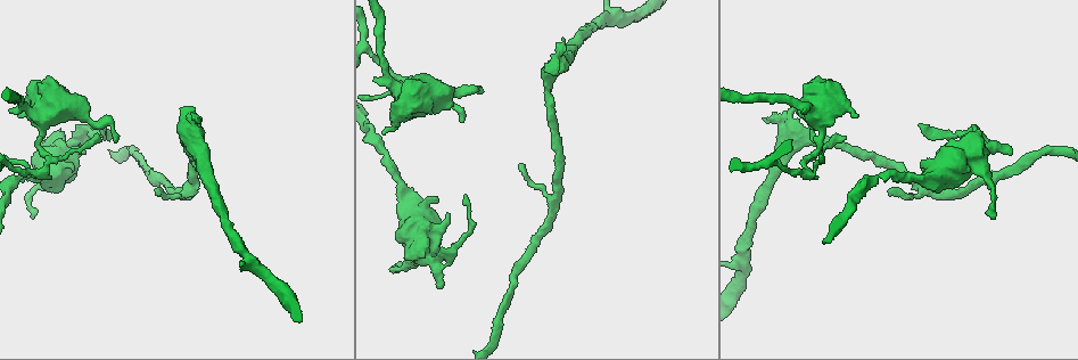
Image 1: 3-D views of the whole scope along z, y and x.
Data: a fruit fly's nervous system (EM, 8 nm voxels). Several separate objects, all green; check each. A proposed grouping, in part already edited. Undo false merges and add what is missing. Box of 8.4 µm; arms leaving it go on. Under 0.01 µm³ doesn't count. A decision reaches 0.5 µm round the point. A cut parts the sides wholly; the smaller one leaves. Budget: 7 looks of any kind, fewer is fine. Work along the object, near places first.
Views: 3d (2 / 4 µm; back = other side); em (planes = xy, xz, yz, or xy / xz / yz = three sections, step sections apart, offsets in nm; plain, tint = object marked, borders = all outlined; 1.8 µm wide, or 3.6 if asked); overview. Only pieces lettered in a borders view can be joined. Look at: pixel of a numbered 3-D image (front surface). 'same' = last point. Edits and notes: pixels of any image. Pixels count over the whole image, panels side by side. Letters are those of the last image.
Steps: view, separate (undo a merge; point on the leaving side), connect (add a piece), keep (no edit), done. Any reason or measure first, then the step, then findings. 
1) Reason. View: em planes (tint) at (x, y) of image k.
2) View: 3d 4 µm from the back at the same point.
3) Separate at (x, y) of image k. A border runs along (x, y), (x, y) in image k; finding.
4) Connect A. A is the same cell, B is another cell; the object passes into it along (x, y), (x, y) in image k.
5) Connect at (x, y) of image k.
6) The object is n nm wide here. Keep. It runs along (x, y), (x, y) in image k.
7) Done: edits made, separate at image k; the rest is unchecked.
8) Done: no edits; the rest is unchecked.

Abrupt turn. View: 3d 4 µm at (813, 156) of image 1.

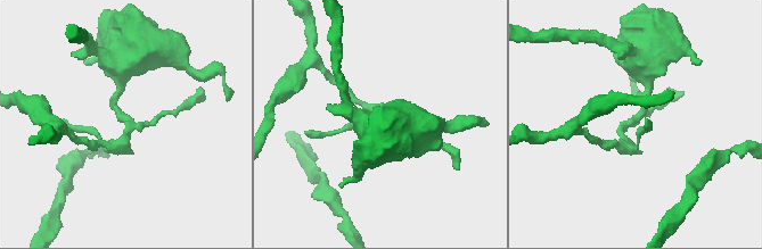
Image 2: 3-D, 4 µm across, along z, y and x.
View: em planes (plain) at (125, 120) of image 2.

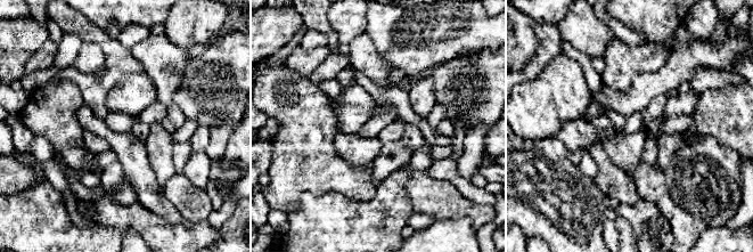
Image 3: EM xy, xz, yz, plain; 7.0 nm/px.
View: em planes (borders) at the same point.

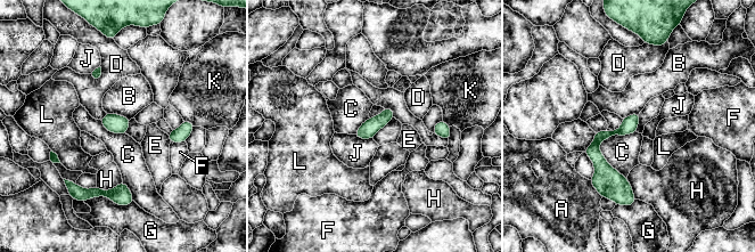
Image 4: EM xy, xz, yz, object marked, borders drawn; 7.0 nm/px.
The object is 110 nm wide here; the longest contact is with C, 360 nm. Separate at (605, 176) of image 4. A, B, C, D, E, F, G, H, J, K and L are other cells; two neurons meet here.

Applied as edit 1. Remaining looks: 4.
View: overview.

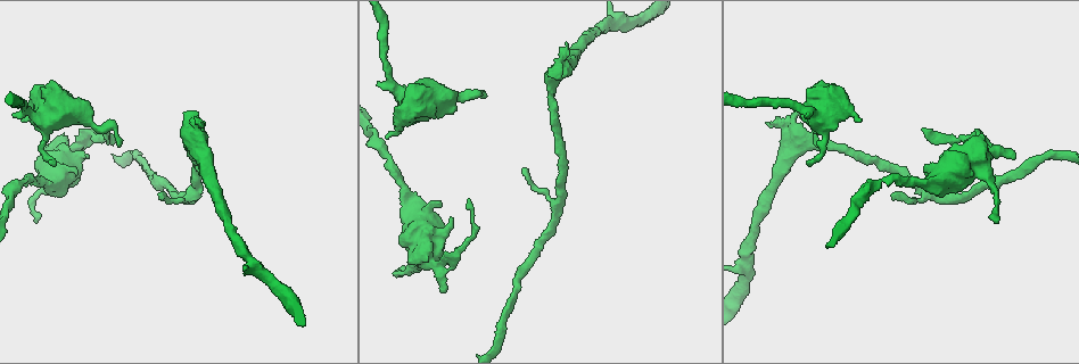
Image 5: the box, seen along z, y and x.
Free end. View: em 3.6 µm xz step 16 (plain) at (568, 44) of image 5.

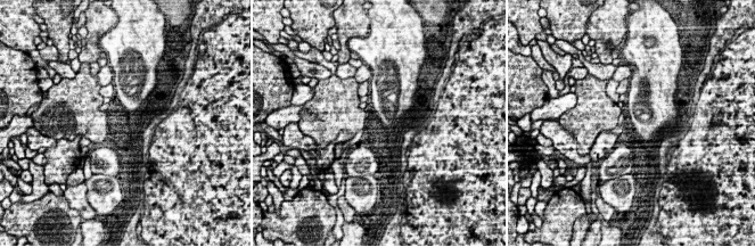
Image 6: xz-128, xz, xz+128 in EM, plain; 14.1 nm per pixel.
What lies round it. View: em 3.6 µm xz step 16 (borders) at the same point.

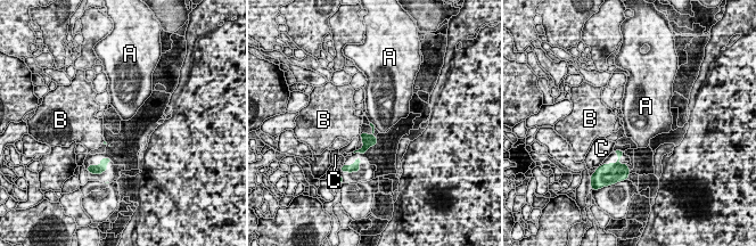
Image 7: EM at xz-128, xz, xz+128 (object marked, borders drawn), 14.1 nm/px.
Keep. A, B and C are other cells; no lettered piece goes on from it.

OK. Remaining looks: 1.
Done: edits made, separate at image 4; the rest is unchecked.

